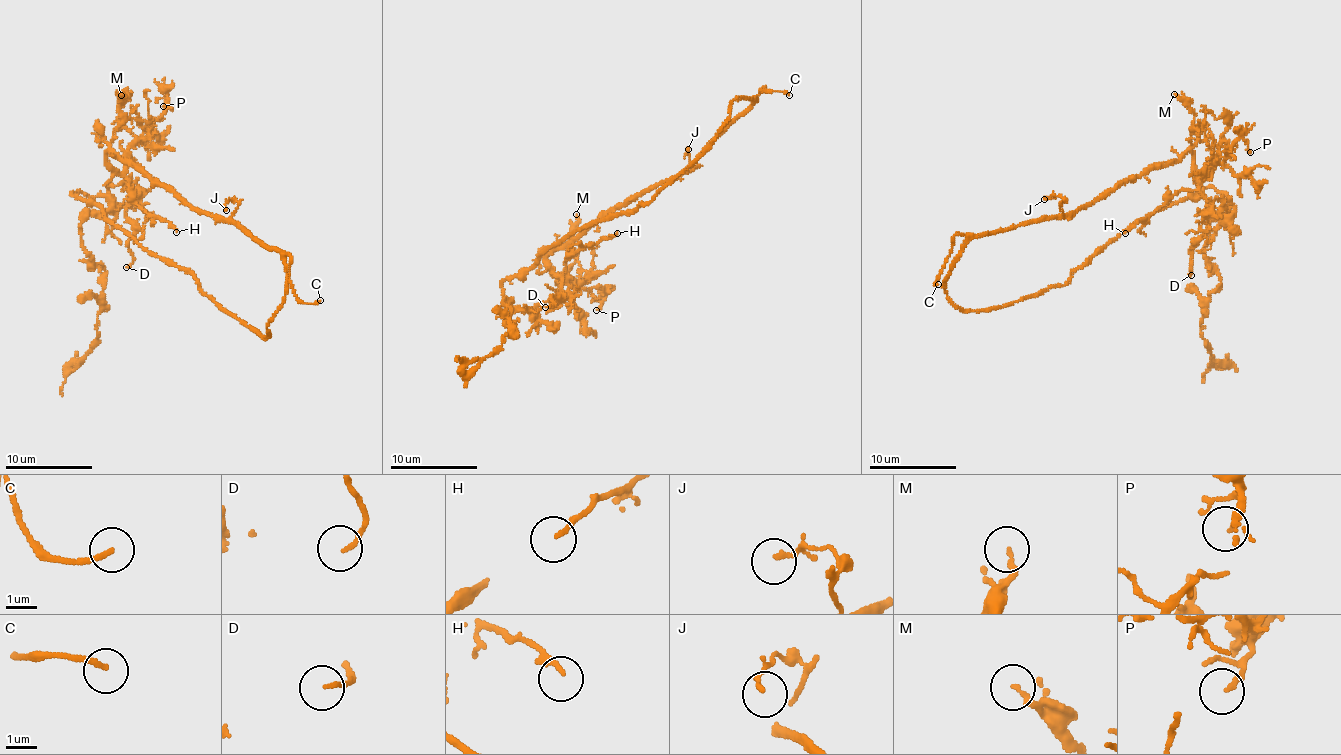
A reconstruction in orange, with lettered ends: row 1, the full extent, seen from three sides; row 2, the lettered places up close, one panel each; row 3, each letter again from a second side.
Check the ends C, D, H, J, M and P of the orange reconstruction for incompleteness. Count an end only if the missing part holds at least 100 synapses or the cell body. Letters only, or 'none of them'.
C

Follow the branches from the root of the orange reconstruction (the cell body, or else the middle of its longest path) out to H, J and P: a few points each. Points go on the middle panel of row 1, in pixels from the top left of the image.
H: (546, 258), (559, 275), (565, 269), (567, 258), (617, 233)
J: (546, 258), (610, 212), (691, 170), (697, 165), (689, 161), (688, 149)
P: (546, 258), (556, 275), (573, 283), (573, 287), (604, 290), (605, 298), (596, 310)

